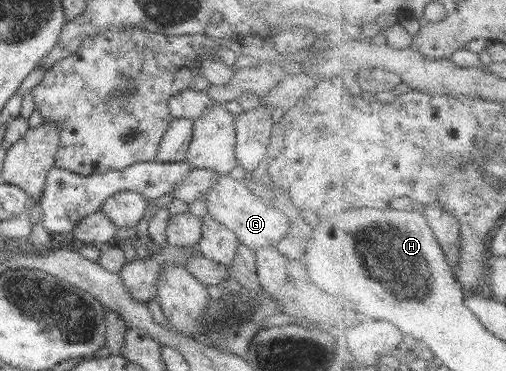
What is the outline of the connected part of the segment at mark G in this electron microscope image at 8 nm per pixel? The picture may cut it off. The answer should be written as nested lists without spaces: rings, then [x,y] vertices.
[[[215,174],[211,188],[201,198],[208,215],[234,232],[239,242],[250,249],[271,246],[277,240],[281,240],[283,234],[289,230],[287,218],[281,212],[261,202],[255,193],[245,188],[243,180],[233,180],[229,174]]]

